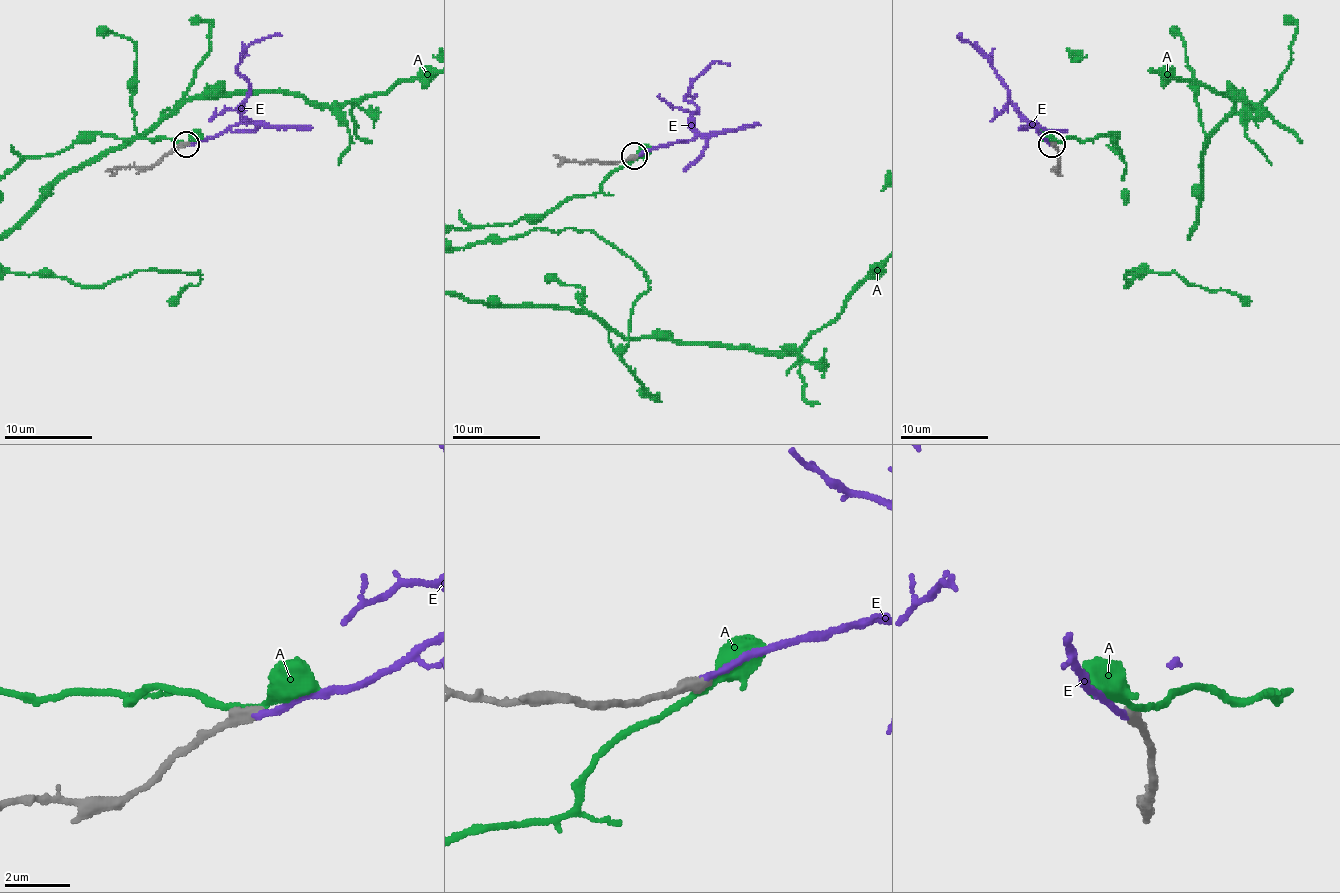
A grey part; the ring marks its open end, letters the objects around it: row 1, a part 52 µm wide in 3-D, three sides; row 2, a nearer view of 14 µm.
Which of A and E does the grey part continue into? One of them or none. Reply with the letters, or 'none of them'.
E

